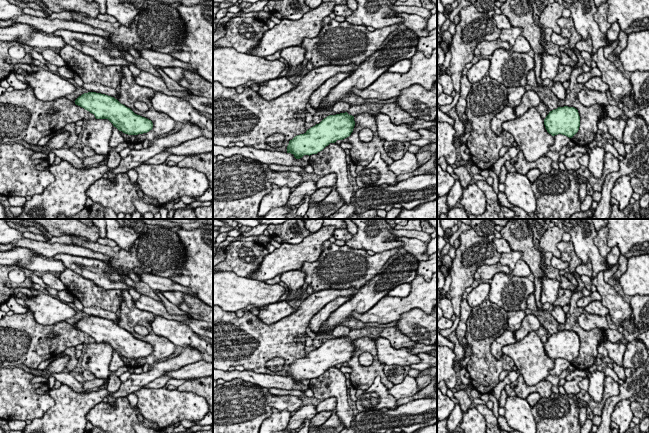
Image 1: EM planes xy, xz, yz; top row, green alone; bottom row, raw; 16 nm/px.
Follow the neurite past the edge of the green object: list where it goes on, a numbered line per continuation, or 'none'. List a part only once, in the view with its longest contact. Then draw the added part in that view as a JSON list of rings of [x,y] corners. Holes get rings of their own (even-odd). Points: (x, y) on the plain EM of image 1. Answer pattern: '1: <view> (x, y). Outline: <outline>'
none

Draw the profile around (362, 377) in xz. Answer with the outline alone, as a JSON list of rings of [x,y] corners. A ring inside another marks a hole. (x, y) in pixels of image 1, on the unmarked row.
[[[369,337],[355,339],[354,345],[353,356],[349,361],[343,363],[343,366],[352,368],[350,373],[352,387],[356,390],[367,390],[373,384],[375,378],[379,376],[385,387],[392,388],[394,384],[384,374],[385,364],[378,360],[374,339]],[[364,352],[368,352],[373,356],[373,362],[370,366],[362,366],[359,363],[359,356]]]

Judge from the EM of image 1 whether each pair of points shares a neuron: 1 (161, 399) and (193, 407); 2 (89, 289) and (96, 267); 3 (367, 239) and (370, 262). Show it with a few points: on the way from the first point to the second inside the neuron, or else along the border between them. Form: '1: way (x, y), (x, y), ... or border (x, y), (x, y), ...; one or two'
1: way (169, 406), (185, 406); one
2: border (70, 270), (99, 286), (113, 289); two
3: border (345, 244), (352, 248), (364, 249), (366, 251); two

